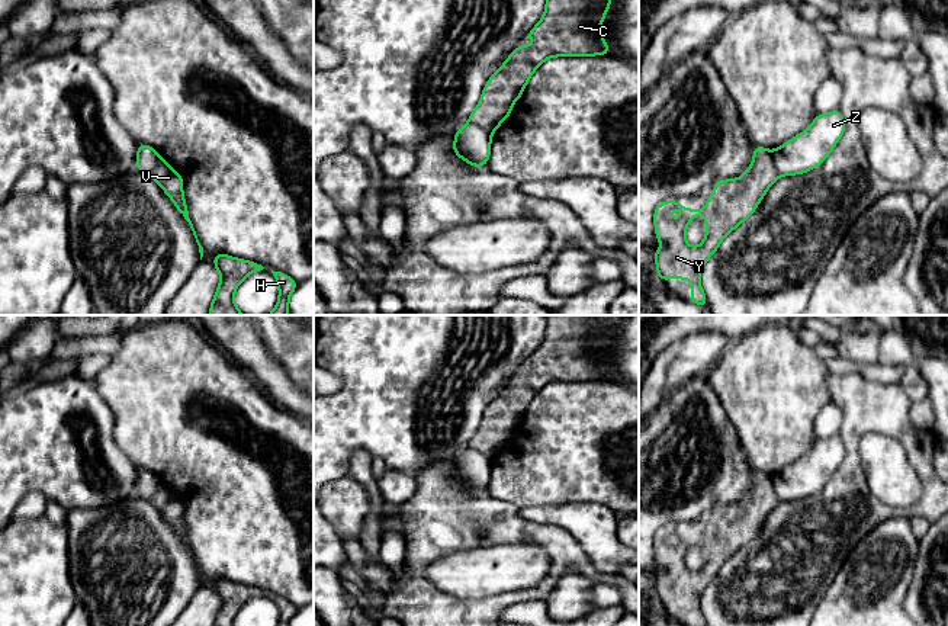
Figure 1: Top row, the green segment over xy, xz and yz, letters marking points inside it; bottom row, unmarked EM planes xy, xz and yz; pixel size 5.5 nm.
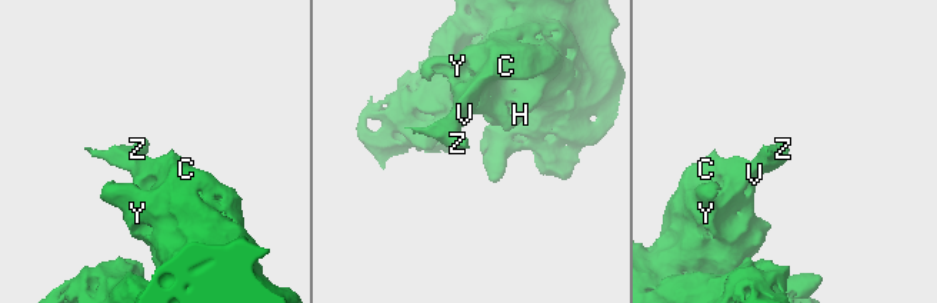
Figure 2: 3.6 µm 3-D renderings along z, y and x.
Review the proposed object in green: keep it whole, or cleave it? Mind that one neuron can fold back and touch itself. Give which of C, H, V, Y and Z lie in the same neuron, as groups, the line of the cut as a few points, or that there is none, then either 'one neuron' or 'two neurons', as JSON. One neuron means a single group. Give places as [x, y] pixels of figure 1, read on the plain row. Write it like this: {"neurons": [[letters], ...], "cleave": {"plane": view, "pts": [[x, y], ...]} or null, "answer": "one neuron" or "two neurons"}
{"neurons": [["C", "H", "V", "Y"], ["Z"]], "cleave": {"plane": "xz", "pts": [[468, 446], [491, 459]]}, "answer": "two neurons"}

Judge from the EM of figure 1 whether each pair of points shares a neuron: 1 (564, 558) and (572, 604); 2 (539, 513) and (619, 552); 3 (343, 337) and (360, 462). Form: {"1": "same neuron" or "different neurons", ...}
{"1": "different neurons", "2": "same neuron", "3": "different neurons"}

